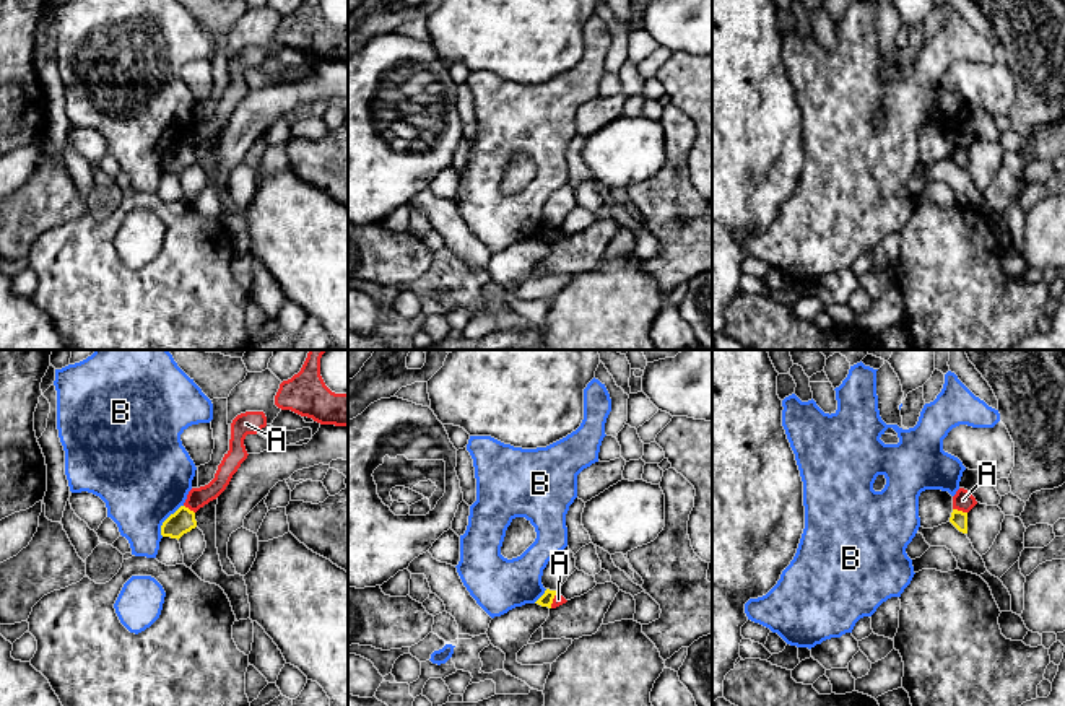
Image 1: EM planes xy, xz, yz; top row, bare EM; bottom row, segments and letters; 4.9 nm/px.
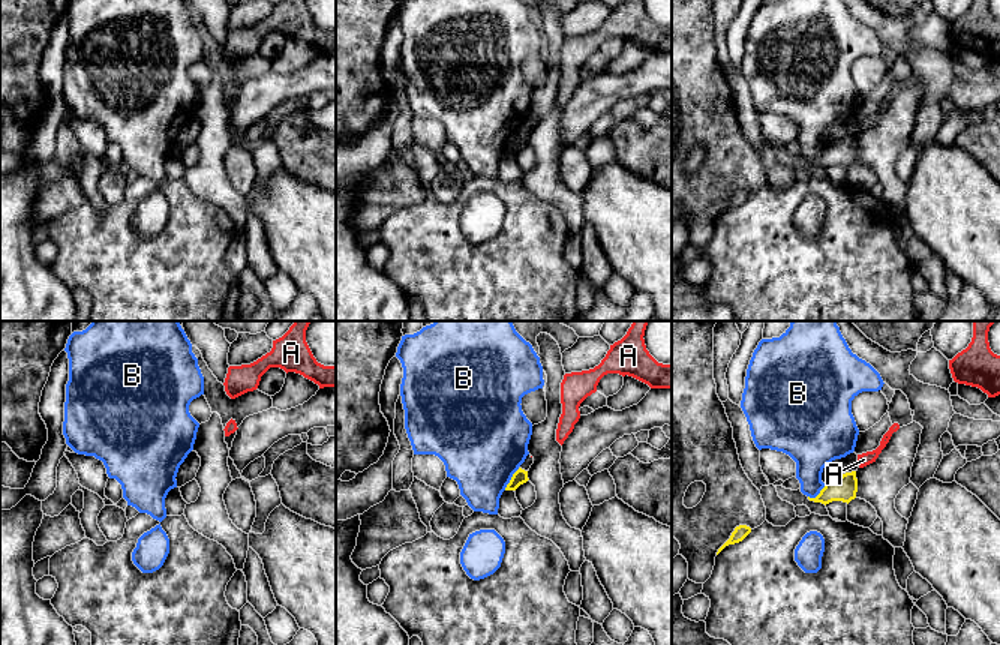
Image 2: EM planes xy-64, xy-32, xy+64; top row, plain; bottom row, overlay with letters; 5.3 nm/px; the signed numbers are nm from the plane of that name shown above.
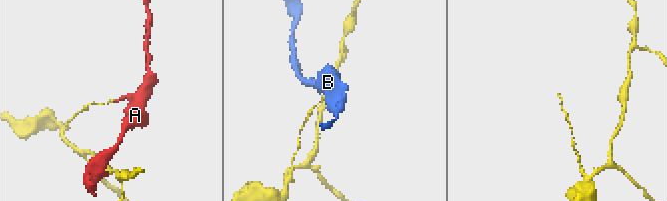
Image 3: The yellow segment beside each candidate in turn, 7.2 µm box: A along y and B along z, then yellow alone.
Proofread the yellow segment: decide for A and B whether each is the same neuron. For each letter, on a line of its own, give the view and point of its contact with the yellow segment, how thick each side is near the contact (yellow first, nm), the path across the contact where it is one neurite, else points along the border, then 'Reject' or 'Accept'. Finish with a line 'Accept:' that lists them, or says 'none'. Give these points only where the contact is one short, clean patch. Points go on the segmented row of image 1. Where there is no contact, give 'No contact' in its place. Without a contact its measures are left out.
A: Touches yellow at yz (960, 511). Thickness 80 nm (yellow) against 100 nm. Boundary: yz (953, 508), (966, 513). Reject
B: Touches yellow at xy (166, 519). Thickness 120 nm (yellow) against 480 nm. Boundary: xy (182, 505), (163, 522), (161, 536). Reject
Accept: none

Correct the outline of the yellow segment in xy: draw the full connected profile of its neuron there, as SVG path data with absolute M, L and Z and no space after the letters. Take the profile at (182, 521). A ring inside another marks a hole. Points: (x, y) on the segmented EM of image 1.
M180 506L171 514L161 525L161 535L171 538L180 538L184 534L197 527L195 512L185 506Z

